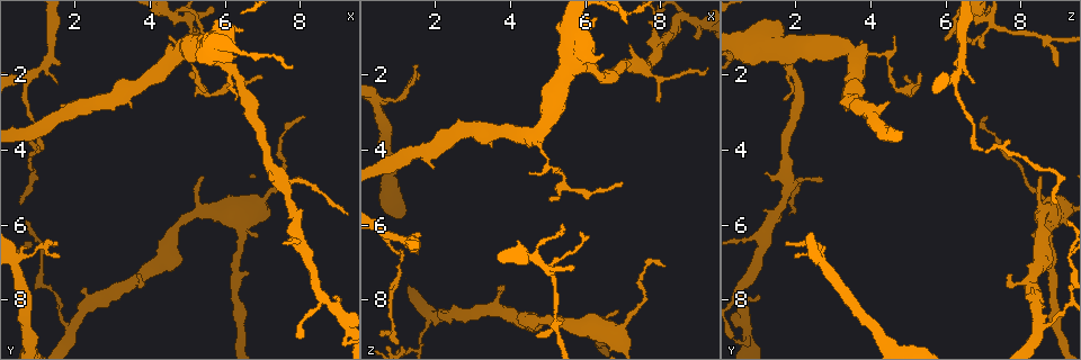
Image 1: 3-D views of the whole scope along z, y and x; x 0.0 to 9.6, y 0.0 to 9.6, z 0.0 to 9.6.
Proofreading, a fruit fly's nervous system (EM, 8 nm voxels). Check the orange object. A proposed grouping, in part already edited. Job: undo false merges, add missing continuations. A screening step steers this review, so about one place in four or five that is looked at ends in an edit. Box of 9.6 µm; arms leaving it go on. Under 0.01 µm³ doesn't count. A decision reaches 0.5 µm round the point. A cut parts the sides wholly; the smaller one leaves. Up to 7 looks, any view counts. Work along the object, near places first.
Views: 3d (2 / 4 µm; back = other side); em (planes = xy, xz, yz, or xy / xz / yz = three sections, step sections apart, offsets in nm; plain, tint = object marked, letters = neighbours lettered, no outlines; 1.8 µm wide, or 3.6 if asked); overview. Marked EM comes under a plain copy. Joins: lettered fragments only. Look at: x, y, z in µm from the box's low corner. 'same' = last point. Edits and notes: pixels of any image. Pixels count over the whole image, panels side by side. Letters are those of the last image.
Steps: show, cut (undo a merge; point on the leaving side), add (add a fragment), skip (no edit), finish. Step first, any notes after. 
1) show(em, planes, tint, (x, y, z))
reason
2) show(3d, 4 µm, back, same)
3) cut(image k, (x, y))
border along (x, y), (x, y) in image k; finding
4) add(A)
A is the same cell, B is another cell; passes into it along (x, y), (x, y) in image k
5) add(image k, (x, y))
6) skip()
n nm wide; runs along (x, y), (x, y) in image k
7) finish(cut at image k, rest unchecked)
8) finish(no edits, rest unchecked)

show(3d, 4 µm, back, (6.90, 5.25, 8.80))
touches itself

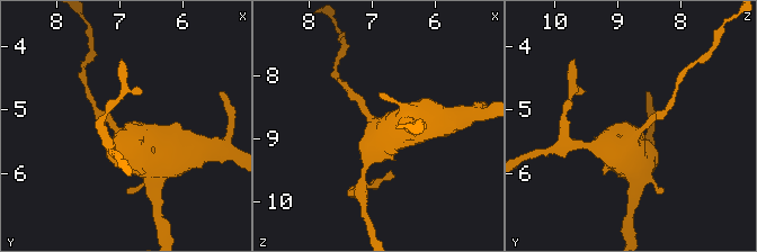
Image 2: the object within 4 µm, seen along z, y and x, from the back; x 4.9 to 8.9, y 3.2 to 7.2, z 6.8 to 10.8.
show(em, planes, letters, (6.80, 5.35, 8.75))

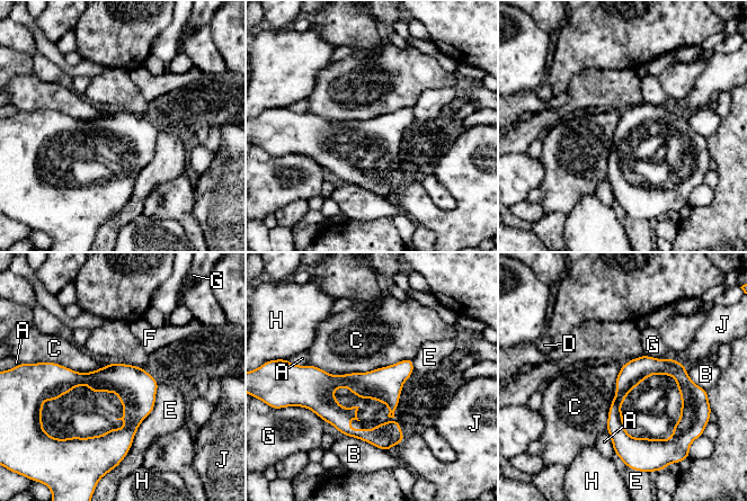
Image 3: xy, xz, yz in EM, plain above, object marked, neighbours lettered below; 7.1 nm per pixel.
skip()
A, B, C, D, E, F, G, H and J are other cells; one neuron here

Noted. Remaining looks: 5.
show(em, planes, tint, (0.85, 4.60, 8.90))
sharp bend

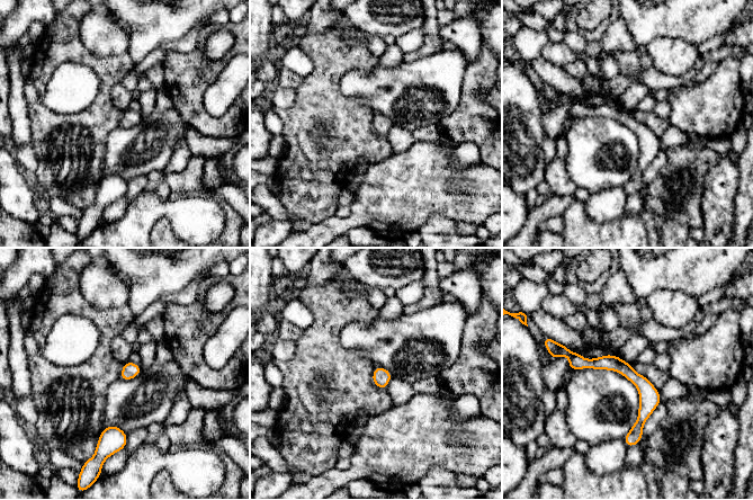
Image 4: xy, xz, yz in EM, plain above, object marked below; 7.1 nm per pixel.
show(em, planes, letters, same)

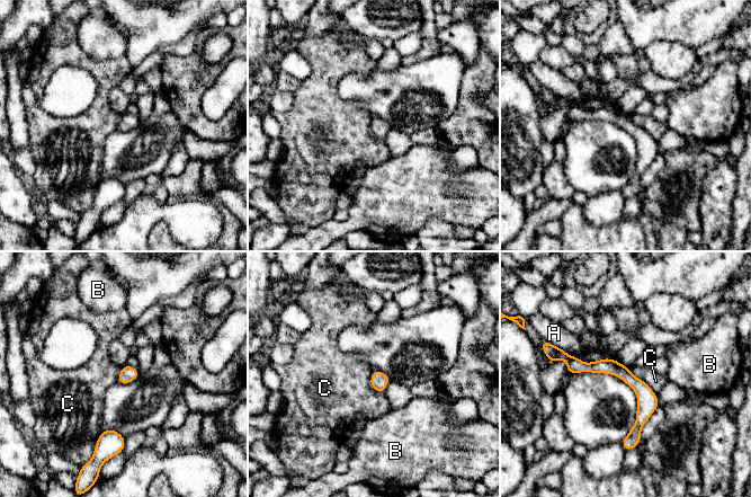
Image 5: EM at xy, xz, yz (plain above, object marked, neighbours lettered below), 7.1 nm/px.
skip()
110 nm wide; A, B and C are other cells; border along (628, 366), (658, 397) in image 5; one neuron here

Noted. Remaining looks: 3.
show(em, planes, letters, (6.40, 0.90, 1.50))

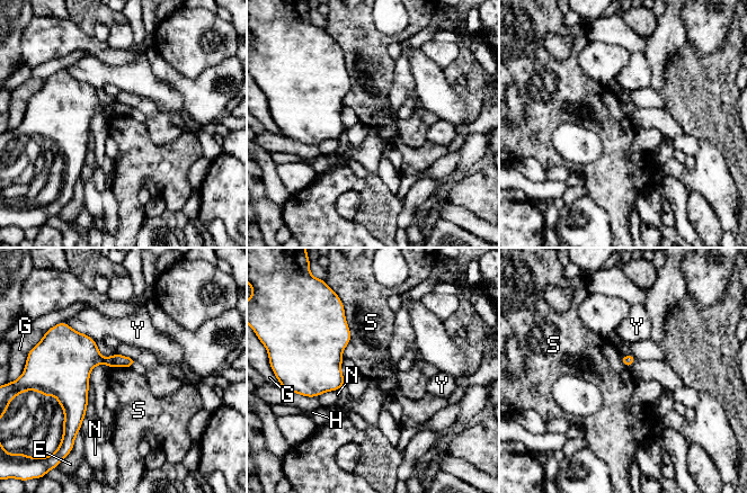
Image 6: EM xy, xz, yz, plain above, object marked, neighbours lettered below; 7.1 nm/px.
skip()
E, G, H, N, S and Y are other cells; border along (341, 302), (350, 333), (344, 358) in image 6; none of them fits

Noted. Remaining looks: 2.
finish(no edits, rest unchecked)

